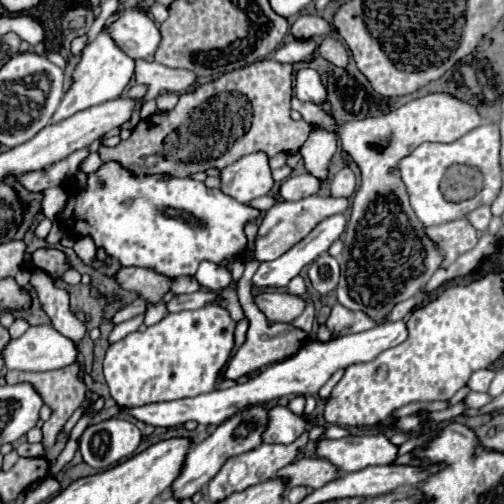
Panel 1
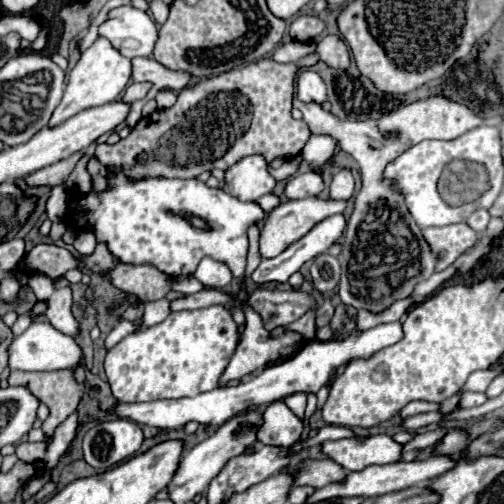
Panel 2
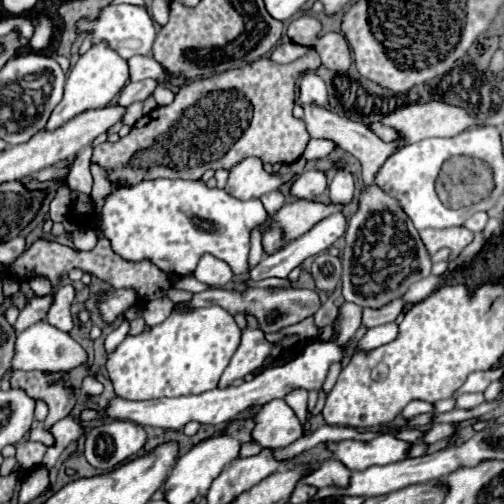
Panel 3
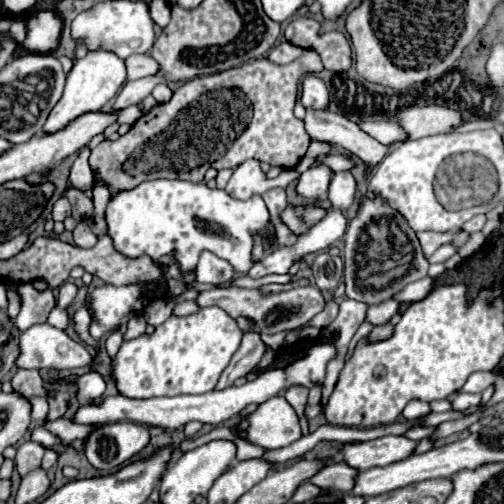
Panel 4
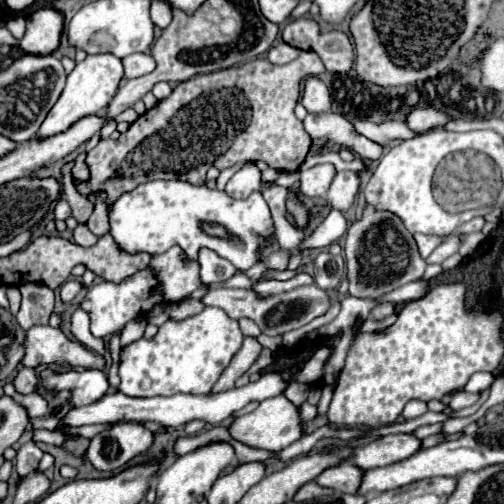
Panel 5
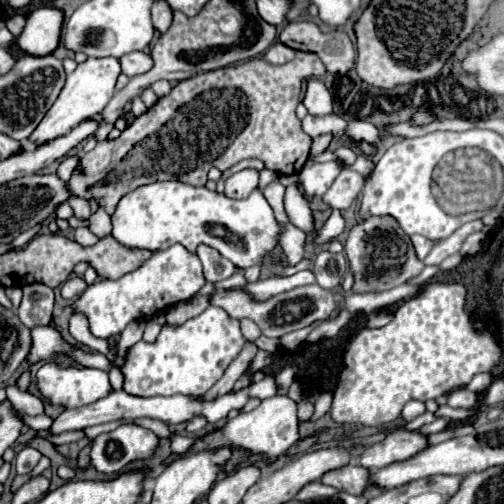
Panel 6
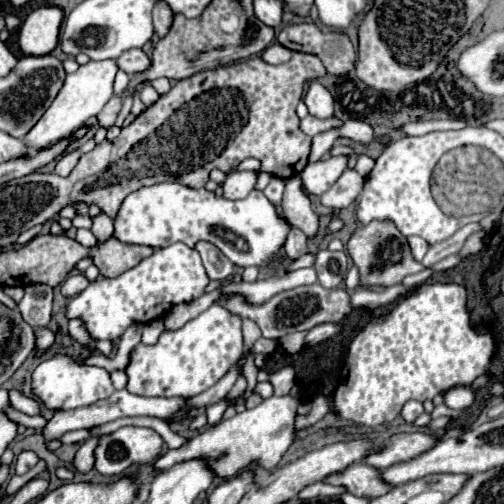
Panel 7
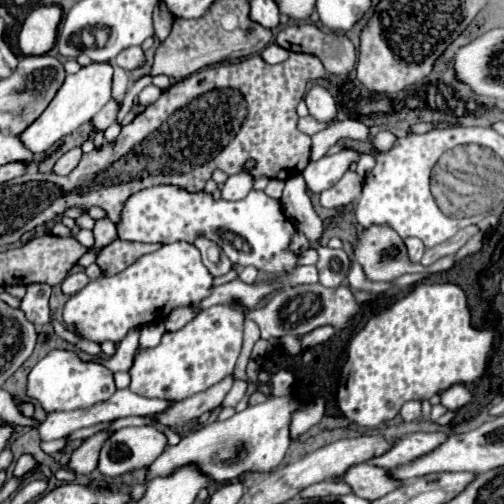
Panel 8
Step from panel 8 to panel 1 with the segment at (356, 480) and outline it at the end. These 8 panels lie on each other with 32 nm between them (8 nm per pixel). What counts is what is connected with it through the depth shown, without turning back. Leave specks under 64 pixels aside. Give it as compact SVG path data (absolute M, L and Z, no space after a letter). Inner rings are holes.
M300 458L294 464L284 466L278 470L278 476L288 480L288 488L294 486L310 486L310 488L322 488L324 484L332 482L340 476L340 470L324 460L324 458Z

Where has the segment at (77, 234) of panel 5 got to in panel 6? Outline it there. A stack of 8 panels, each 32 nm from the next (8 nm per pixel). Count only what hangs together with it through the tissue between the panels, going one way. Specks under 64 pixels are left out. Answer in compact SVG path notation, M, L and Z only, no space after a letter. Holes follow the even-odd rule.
M76 228L76 234L74 234L74 240L82 246L92 246L98 242L98 238L88 230L88 228Z

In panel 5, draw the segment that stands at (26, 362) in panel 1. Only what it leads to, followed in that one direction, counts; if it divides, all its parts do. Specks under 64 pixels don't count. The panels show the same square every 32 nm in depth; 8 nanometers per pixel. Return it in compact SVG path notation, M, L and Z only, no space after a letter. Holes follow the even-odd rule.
M32 326L26 336L26 354L22 364L28 368L36 368L38 364L68 364L82 368L104 368L104 356L86 350L80 342L70 342L62 330L52 326Z

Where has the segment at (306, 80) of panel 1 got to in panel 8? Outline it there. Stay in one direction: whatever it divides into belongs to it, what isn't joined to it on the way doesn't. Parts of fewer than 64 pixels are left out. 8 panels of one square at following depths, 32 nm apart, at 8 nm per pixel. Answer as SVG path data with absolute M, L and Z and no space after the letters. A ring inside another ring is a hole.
M314 86L306 94L306 104L310 114L320 122L334 122L336 120L336 102L330 92L322 86Z

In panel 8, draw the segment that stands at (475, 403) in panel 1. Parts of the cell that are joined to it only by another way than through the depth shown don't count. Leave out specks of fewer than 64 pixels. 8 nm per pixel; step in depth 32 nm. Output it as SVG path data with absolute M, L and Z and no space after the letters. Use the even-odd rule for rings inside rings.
M454 384L452 388L448 388L448 390L444 390L442 394L440 394L440 404L444 406L444 408L462 408L462 406L466 406L468 402L472 400L472 394L468 392L468 388L464 386L464 384Z

